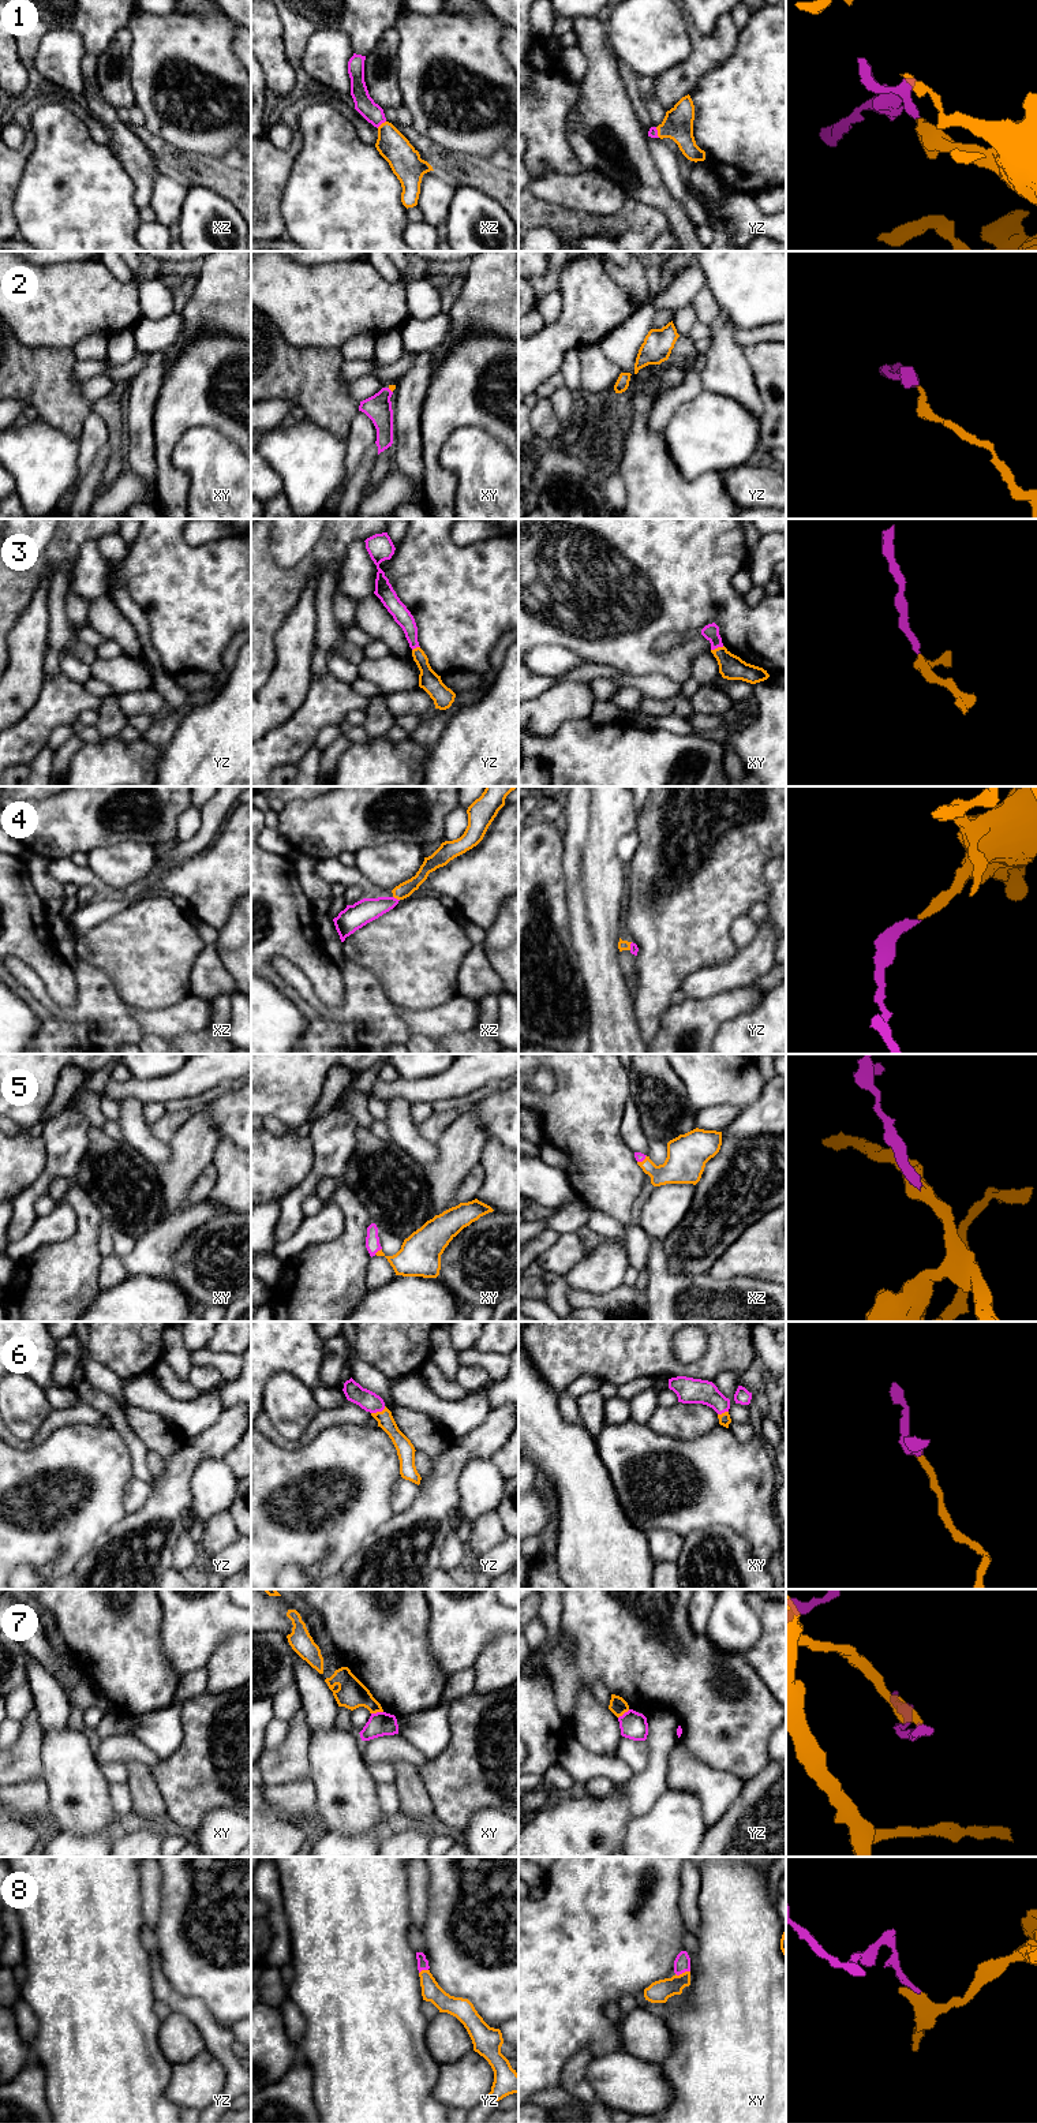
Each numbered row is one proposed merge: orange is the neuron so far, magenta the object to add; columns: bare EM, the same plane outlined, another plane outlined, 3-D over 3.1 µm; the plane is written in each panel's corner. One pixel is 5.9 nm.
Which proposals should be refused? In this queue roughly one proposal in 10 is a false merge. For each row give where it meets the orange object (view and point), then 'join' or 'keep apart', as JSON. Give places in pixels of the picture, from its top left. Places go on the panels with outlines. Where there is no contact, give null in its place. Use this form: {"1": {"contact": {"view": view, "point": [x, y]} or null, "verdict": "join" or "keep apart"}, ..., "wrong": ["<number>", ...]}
{"1": {"contact": {"view": "xz", "point": [382, 123]}, "verdict": "join"}, "2": {"contact": {"view": "xy", "point": [390, 389]}, "verdict": "join"}, "3": {"contact": {"view": "xy", "point": [718, 647]}, "verdict": "join"}, "4": {"contact": {"view": "xz", "point": [396, 897]}, "verdict": "join"}, "5": {"contact": {"view": "xy", "point": [378, 1251]}, "verdict": "join"}, "6": {"contact": {"view": "yz", "point": [378, 1412]}, "verdict": "join"}, "7": {"contact": {"view": "xy", "point": [377, 1711]}, "verdict": "keep apart"}, "8": {"contact": {"view": "xy", "point": [682, 1973]}, "verdict": "join"}, "wrong": ["7"]}

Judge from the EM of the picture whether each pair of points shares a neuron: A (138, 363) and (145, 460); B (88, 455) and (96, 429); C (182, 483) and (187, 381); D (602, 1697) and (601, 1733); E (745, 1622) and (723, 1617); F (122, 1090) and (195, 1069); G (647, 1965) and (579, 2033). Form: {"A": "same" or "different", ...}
{"A": "different", "B": "same", "C": "same", "D": "different", "E": "same", "F": "same", "G": "same"}

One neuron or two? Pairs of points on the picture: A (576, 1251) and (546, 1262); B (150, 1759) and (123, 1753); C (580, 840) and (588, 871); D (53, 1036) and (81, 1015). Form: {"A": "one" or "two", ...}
{"A": "one", "B": "one", "C": "one", "D": "two"}

